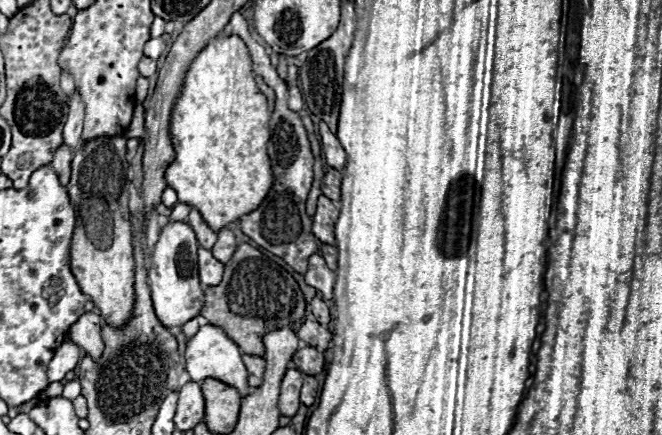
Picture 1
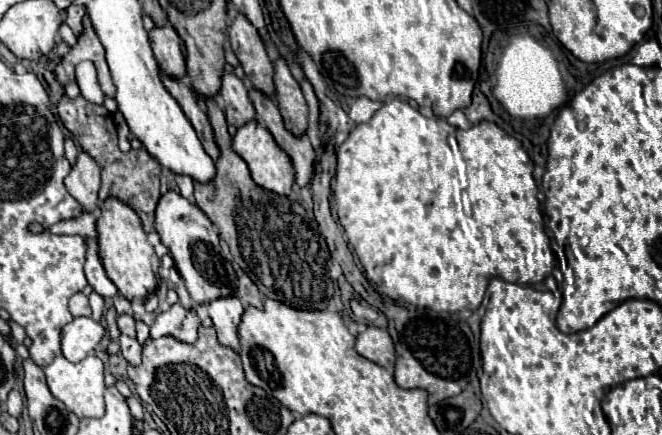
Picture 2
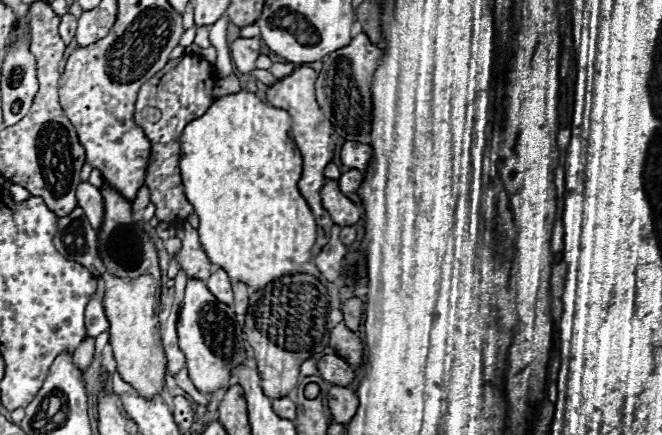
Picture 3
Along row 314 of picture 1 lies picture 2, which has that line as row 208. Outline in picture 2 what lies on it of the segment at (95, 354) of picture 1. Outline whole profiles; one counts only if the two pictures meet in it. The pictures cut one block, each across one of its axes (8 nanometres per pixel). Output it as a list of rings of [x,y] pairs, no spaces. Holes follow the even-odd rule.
[[[80,152],[78,162],[72,166],[72,172],[66,176],[64,182],[68,192],[78,200],[84,212],[96,212],[100,190],[100,168],[86,152]]]

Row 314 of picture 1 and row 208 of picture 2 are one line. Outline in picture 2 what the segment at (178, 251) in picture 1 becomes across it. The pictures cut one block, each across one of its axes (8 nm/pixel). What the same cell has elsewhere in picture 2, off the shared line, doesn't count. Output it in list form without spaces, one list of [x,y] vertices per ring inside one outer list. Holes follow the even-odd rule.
[[[168,190],[162,194],[156,208],[156,232],[162,244],[170,250],[174,264],[184,278],[186,290],[196,304],[208,304],[216,298],[228,298],[236,294],[236,270],[232,262],[222,256],[218,232],[212,228],[208,216],[190,200]]]

